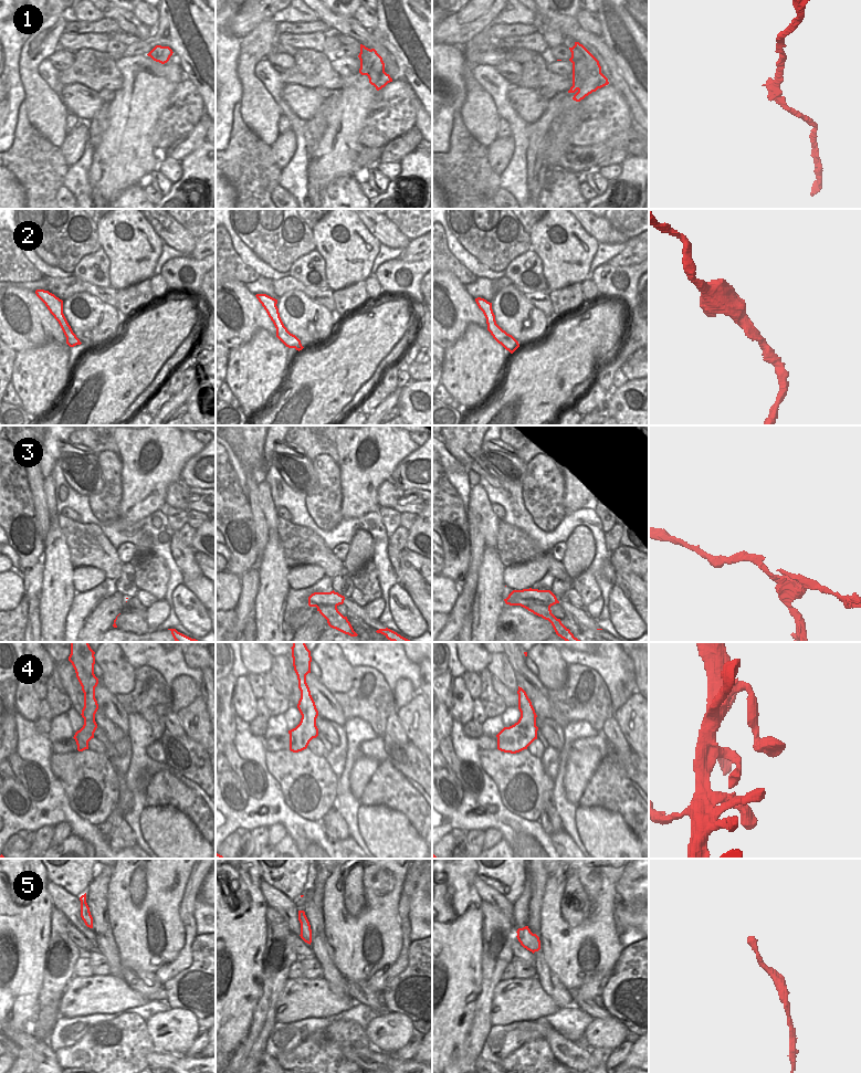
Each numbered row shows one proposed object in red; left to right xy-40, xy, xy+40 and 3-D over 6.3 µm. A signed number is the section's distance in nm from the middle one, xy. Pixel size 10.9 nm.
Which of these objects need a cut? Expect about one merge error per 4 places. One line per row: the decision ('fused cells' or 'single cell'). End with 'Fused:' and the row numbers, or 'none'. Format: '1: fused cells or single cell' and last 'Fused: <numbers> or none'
1: fused cells
2: single cell
3: fused cells
4: single cell
5: single cell
Fused: 1, 3

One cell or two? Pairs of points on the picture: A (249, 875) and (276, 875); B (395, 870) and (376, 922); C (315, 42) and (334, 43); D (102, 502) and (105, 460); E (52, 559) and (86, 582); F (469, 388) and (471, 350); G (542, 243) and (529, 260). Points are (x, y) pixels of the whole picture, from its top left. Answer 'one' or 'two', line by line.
A: two
B: one
C: two
D: one
E: two
F: one
G: two

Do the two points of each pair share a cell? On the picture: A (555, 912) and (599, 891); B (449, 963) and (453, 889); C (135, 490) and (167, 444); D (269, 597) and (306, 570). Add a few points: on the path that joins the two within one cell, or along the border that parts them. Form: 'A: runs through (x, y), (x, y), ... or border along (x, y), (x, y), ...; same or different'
A: runs through (567, 928), (583, 931), (599, 914), (599, 908); same
B: runs through (444, 944), (444, 907); same
C: runs through (146, 479), (161, 463), (164, 455); same
D: border along (289, 568), (287, 584), (291, 588); different

